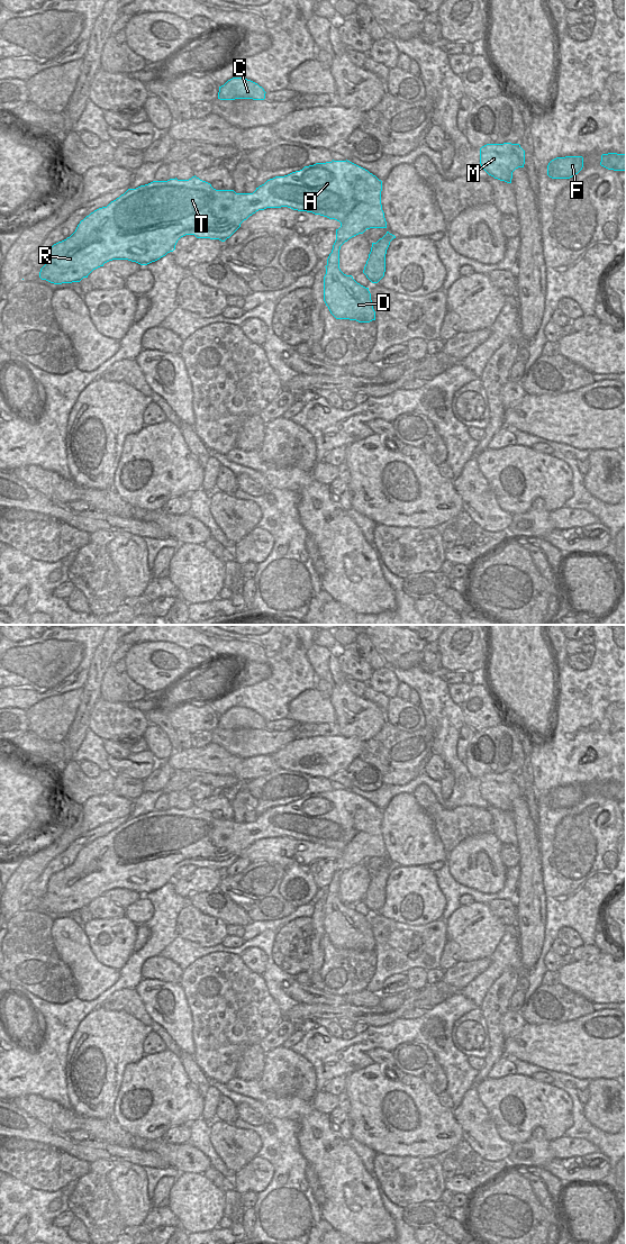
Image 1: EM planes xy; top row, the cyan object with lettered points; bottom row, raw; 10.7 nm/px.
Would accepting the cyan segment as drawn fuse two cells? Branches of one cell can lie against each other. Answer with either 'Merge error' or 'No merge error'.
No merge error

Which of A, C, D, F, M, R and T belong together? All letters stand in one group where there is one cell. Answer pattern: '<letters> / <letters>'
A C D F M R T

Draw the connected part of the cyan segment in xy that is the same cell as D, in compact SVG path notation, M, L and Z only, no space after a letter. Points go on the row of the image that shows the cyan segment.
M332 161L305 166L300 171L284 176L275 176L256 188L253 193L236 193L234 190L216 190L210 183L196 175L189 180L170 179L153 181L136 189L128 189L107 207L99 208L80 221L75 231L66 239L54 244L47 254L47 263L40 269L39 278L54 284L80 282L96 269L112 260L128 260L147 265L175 249L178 240L185 235L197 238L210 238L225 242L241 224L258 210L266 208L288 207L298 211L312 212L341 223L336 229L336 240L327 258L324 276L324 301L336 319L350 319L359 323L375 320L375 311L369 288L357 283L352 275L344 274L339 269L341 246L350 238L363 234L370 228L387 228L381 205L382 181L368 170L350 161Z

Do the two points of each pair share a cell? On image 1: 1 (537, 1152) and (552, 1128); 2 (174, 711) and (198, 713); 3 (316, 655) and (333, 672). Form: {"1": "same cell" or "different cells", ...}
{"1": "different cells", "2": "same cell", "3": "same cell"}

